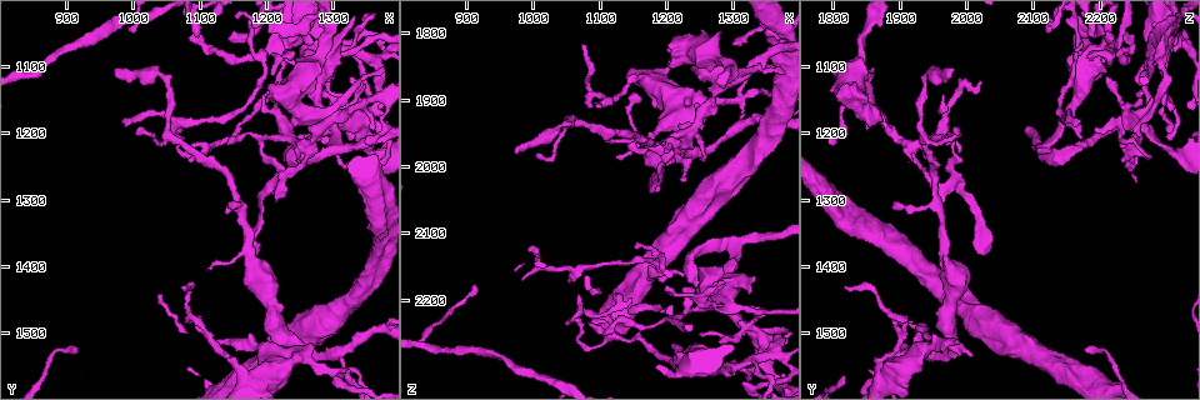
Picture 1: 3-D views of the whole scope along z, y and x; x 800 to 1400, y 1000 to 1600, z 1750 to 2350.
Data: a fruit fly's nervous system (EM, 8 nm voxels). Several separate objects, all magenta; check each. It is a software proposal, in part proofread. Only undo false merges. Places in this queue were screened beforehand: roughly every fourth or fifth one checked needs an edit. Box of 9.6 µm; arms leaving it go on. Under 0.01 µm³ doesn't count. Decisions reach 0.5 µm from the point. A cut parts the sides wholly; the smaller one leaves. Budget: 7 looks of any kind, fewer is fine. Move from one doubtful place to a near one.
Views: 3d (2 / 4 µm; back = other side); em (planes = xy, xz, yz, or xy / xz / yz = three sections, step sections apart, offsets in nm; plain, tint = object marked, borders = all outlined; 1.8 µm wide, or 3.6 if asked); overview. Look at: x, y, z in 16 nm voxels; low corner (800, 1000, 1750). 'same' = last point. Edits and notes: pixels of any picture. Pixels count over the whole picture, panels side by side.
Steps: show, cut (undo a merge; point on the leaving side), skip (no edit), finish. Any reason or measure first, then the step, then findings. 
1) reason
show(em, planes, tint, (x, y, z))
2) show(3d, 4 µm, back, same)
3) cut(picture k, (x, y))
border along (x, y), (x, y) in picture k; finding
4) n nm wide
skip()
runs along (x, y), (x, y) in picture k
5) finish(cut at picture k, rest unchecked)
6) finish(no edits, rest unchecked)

narrows sharply
show(3d, 4 µm, (1255, 1220, 1915))

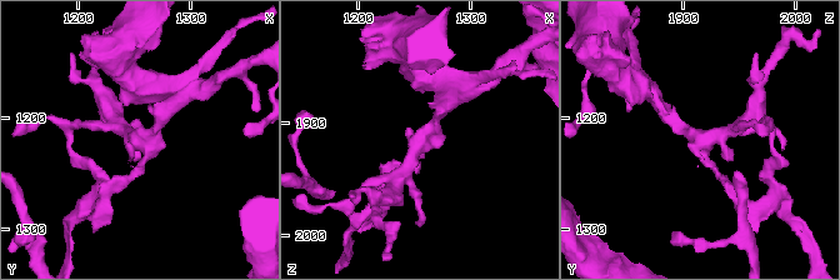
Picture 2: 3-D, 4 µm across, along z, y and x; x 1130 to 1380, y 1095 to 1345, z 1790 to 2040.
3 arms; need the tissue
show(em, planes, tint, (1254, 1220, 1916))

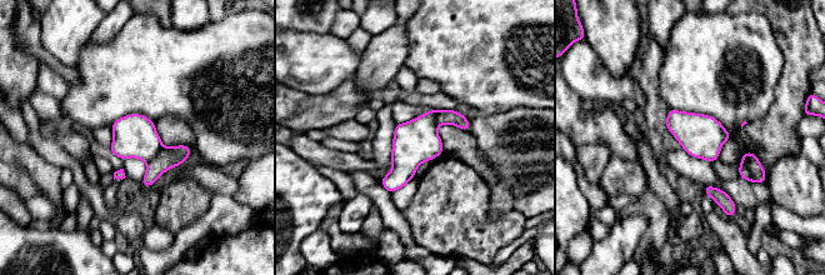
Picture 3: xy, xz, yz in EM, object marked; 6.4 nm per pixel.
cut(picture 3, (135, 135))
a second neuron is stuck on

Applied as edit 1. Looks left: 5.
sharp bend
show(3d, 4 µm, (1245, 1135, 1825))

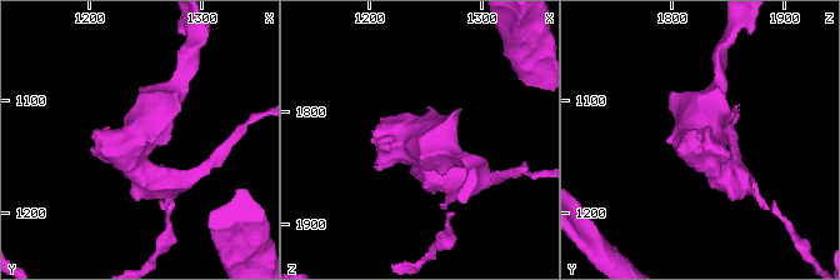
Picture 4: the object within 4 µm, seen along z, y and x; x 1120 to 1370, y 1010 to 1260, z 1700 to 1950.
shape alone is not enough
show(em, 3.6 µm, planes, tint, (1240, 1136, 1832))

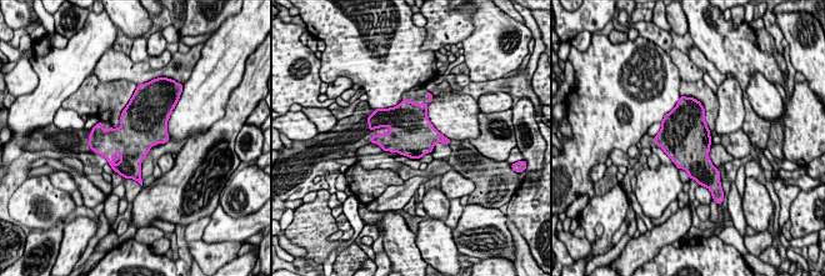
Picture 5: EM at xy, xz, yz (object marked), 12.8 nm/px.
550 nm wide
skip()
all the same neuron

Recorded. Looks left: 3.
thick turns thin
show(em, xy, step 16, tint, (1340, 1180, 2250))

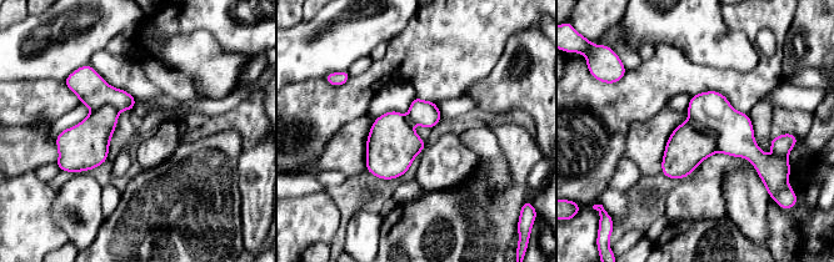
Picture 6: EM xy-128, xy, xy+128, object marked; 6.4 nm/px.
show(em, planes, tint, same)

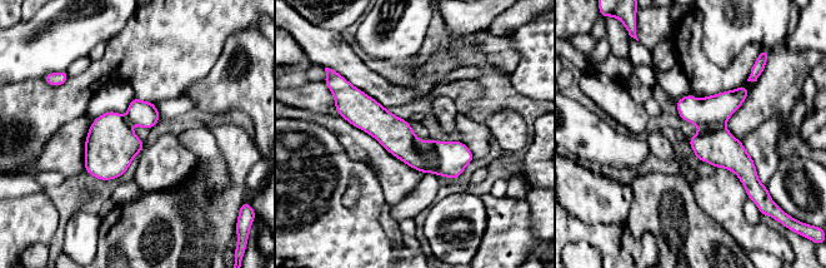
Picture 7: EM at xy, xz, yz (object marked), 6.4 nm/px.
cut(picture 7, (450, 158))
border along (422, 142), (432, 159), (432, 172) in picture 7; a second neuron is stuck on

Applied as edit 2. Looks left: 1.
finish(cut at picture 3, cut at picture 7, rest unchecked)

